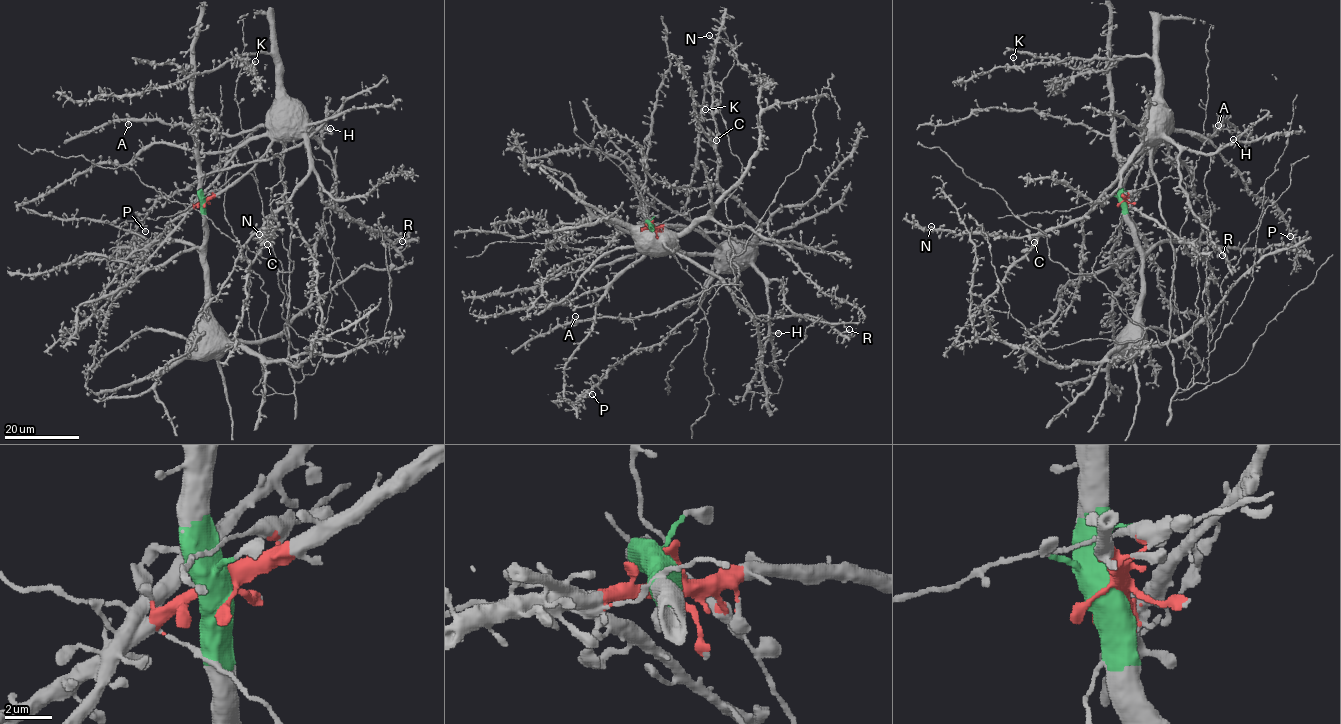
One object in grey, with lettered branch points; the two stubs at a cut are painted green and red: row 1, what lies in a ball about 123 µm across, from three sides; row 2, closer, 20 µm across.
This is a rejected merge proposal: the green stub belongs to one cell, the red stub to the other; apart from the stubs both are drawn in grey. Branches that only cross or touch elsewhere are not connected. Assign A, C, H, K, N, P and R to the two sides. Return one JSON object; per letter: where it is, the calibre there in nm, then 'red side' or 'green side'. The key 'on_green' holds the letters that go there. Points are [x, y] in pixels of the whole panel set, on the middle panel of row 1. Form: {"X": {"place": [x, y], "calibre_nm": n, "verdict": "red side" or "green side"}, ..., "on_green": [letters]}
{"A": {"place": [575, 316], "calibre_nm": 300, "verdict": "red side"}, "C": {"place": [716, 140], "calibre_nm": 340, "verdict": "red side"}, "H": {"place": [778, 333], "calibre_nm": 480, "verdict": "red side"}, "K": {"place": [705, 109], "calibre_nm": 280, "verdict": "red side"}, "N": {"place": [709, 35], "calibre_nm": 320, "verdict": "red side"}, "P": {"place": [592, 394], "calibre_nm": 360, "verdict": "red side"}, "R": {"place": [849, 329], "calibre_nm": 480, "verdict": "red side"}, "on_green": []}

